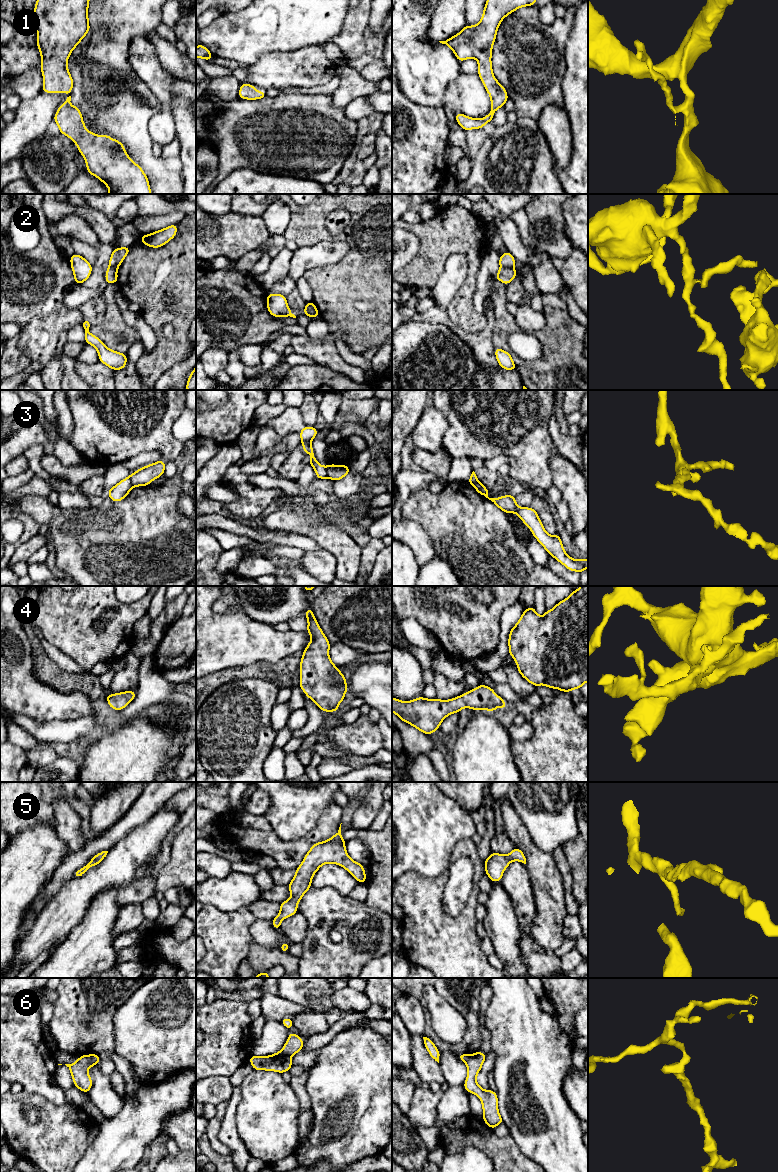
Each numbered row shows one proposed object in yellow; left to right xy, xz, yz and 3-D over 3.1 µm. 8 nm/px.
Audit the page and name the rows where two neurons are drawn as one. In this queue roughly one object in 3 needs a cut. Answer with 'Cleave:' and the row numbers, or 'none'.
Cleave: 2, 3, 6

